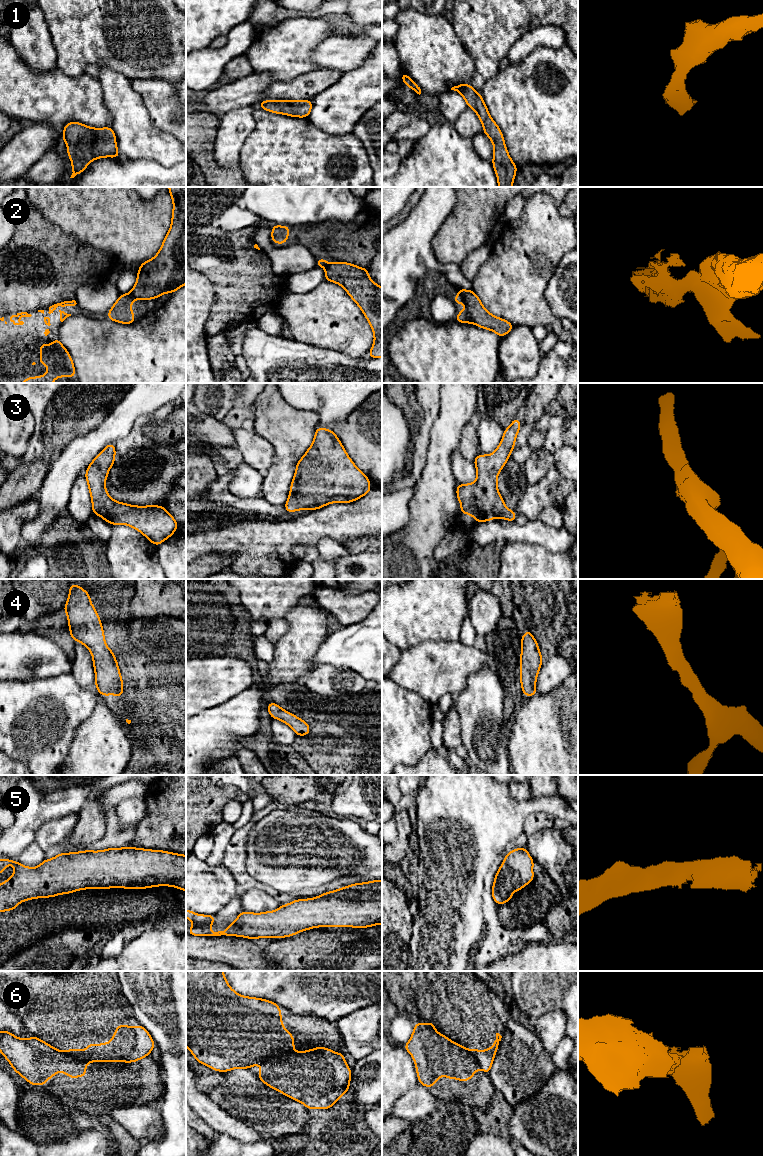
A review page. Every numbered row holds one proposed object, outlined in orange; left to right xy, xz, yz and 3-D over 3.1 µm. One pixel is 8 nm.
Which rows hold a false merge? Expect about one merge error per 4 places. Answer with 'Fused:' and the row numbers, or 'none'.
Fused: 2, 6

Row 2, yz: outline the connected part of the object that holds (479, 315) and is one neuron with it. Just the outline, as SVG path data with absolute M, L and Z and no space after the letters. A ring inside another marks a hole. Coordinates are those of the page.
M457 289L462 295L472 323L476 326L495 332L501 338L508 334L514 325L507 320L488 312L473 290Z

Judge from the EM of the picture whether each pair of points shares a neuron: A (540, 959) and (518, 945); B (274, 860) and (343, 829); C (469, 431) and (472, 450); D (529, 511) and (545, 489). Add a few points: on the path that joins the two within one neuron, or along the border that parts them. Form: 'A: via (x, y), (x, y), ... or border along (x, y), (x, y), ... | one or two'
A: border along (546, 942), (526, 945), (519, 951), (506, 954) | two
B: via (291, 850), (321, 849), (326, 846) | one
C: via (469, 436), (469, 445) | one
D: via (531, 506), (541, 494) | one

